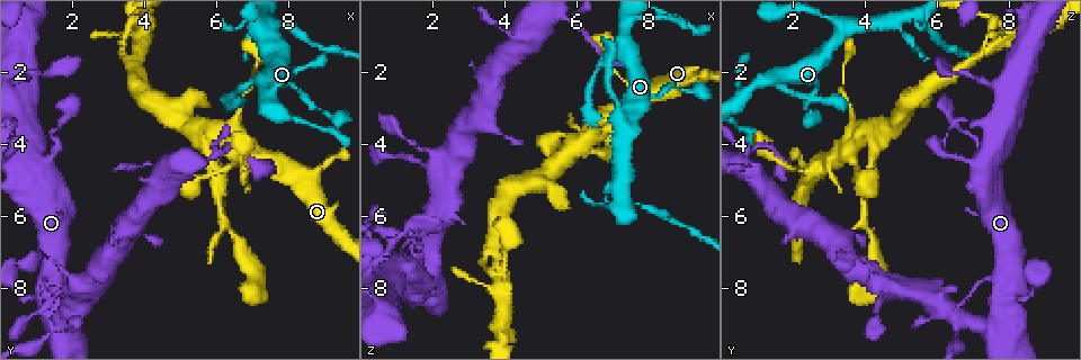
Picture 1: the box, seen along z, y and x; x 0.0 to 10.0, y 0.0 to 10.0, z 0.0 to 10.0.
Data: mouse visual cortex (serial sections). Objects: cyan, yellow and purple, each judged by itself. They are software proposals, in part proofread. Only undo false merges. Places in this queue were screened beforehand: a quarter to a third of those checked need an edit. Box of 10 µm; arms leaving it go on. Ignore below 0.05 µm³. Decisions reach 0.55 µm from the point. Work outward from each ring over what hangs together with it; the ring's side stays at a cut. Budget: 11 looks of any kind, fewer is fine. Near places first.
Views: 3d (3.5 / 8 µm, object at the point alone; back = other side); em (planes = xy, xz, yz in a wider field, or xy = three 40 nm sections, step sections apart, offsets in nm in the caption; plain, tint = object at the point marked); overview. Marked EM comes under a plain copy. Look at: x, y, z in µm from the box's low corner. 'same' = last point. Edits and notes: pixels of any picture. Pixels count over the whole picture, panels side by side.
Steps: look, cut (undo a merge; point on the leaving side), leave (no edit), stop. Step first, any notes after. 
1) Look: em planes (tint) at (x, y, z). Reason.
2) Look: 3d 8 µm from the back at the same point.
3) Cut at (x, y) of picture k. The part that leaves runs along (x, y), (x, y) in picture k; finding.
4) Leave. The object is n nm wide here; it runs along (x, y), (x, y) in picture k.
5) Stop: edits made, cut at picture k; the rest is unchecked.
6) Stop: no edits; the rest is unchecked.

Look: 3d 3.5 µm at (0.65, 2.90, 8.15). Sudden change in width.

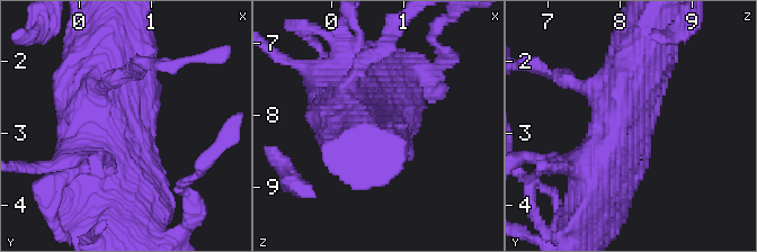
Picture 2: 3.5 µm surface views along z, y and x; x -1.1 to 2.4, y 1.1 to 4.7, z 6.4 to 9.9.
Look: em xy step 5 (tint) at (0.70, 2.85, 8.20).

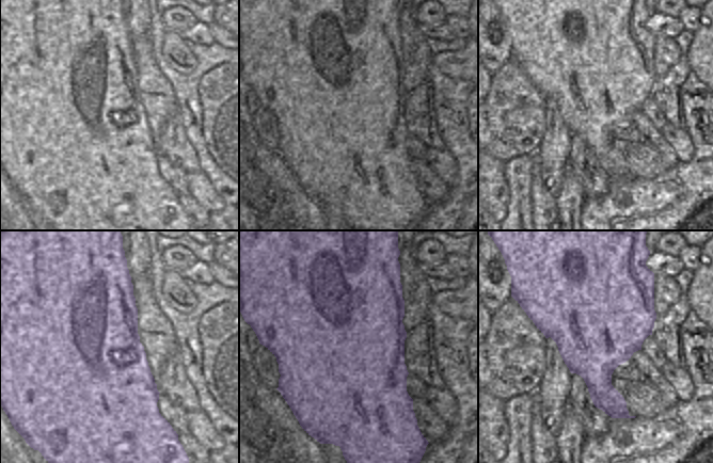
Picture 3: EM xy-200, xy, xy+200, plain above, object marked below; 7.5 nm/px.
Leave. The object is 1000 nm wide here; it runs along (108, 171), (101, 133), (157, 119) in picture 2; all the same cell.

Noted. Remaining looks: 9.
Look: 3d 8 µm at (7.80, 0.70, 5.70). Abrupt turn.

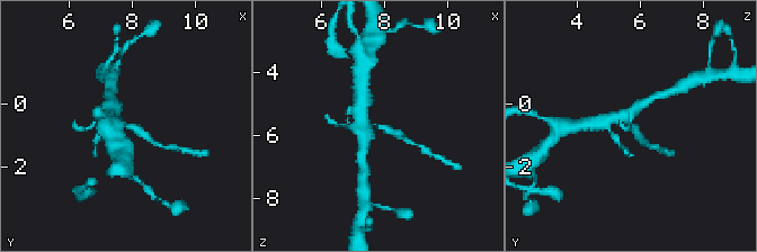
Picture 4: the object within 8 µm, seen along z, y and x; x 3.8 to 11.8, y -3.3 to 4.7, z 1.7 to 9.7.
Look: em planes (tint) at the same point. The arms are 250, 400 nm wide; need the tissue.

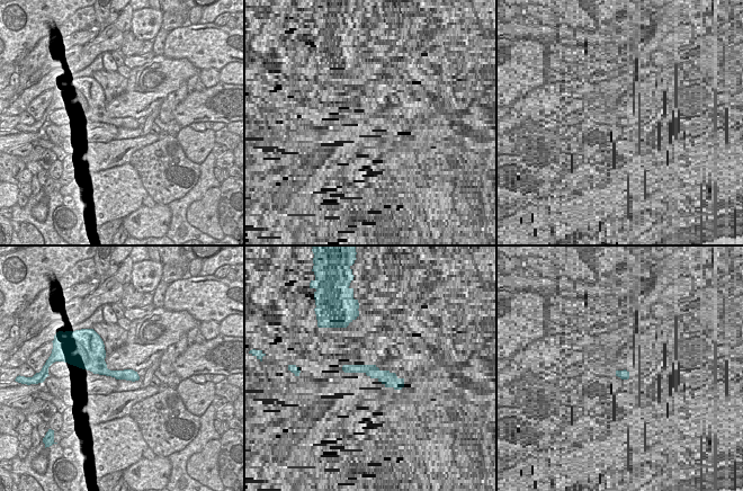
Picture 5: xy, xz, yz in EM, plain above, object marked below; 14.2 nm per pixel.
Cut at (140, 132) of picture 4. The object is 170 nm wide here; the part that leaves runs along (127, 127), (135, 127), (160, 145) in picture 4; a second cell is stuck on.

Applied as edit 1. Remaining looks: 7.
Look: overview.

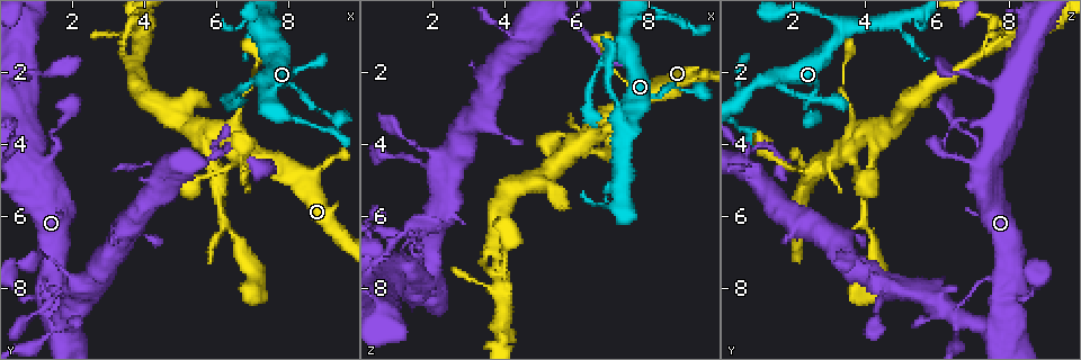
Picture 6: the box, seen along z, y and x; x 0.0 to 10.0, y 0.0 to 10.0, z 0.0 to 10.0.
Look: 3d 3.5 µm at (6.65, 2.80, 3.55). A narrow waist.

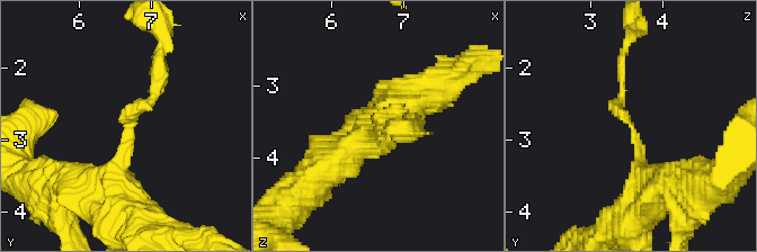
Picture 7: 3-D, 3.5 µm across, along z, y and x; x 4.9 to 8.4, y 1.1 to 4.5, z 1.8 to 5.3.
Look: em planes (tint) at (6.70, 2.80, 3.60). The arms are 100, 400 nm wide.

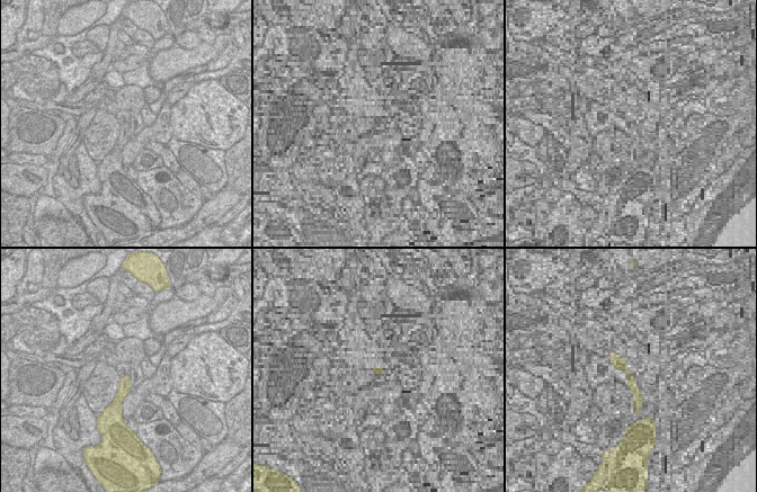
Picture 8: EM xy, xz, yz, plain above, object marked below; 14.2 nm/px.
Cut at (153, 97) of picture 7. The part that leaves runs along (128, 123), (153, 95), (160, 29) in picture 7; a second cell is stuck on.

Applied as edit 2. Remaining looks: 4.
Look: overview.

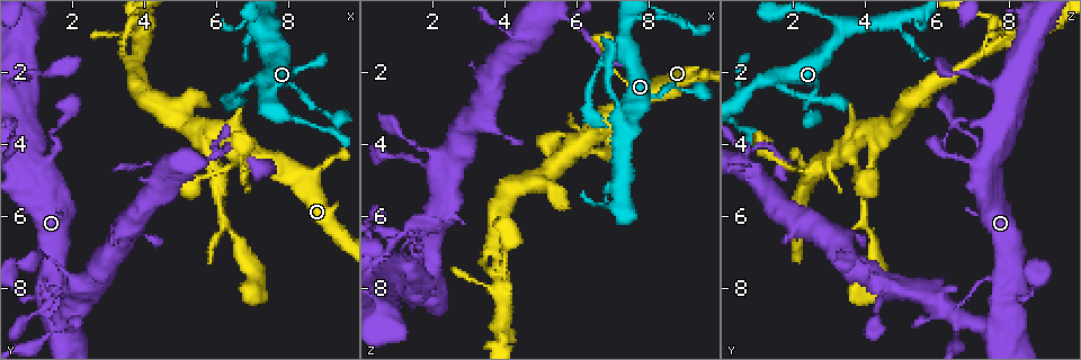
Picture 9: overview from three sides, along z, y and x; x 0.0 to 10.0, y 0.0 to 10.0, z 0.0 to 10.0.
Look: 3d 3.5 µm at (5.95, 4.30, 0.65).

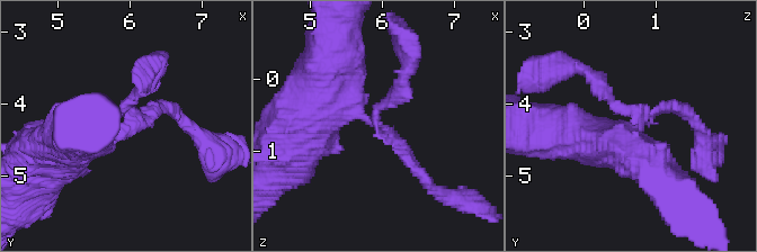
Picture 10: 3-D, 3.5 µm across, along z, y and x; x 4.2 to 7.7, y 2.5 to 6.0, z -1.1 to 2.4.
Look: em xy step 2 (tint) at (5.95, 4.30, 0.70). 3 arms meet here; the arms are 150, 200, 500 nm wide; need the tissue.

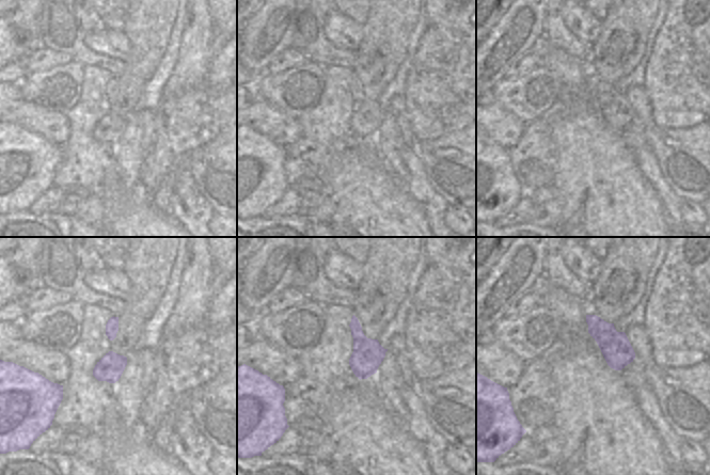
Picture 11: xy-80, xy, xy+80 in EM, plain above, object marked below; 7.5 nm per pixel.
Leave. The object is 220 nm wide here; it runs along (318, 117), (356, 109), (428, 181) in picture 10; all the same cell.

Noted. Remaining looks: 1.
Stop: edits made, cut at picture 4, cut at picture 7; the rest is unchecked.

